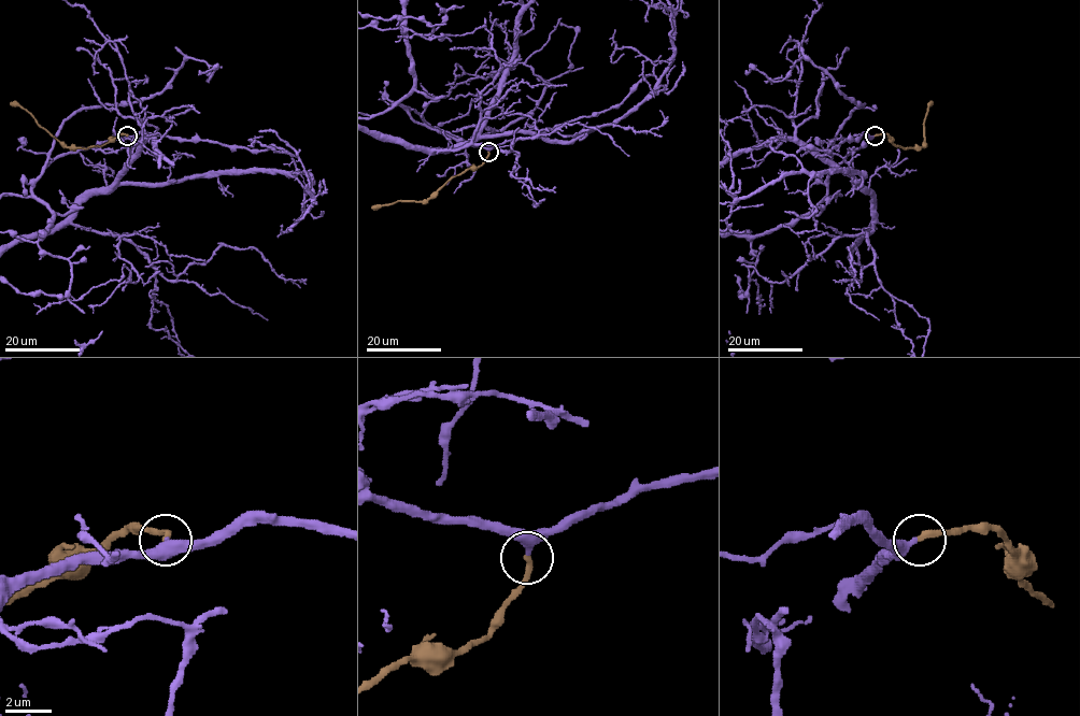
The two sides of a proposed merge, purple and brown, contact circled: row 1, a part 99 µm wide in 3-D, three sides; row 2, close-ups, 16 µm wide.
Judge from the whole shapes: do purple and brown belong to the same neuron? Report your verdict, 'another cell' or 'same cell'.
same cell

